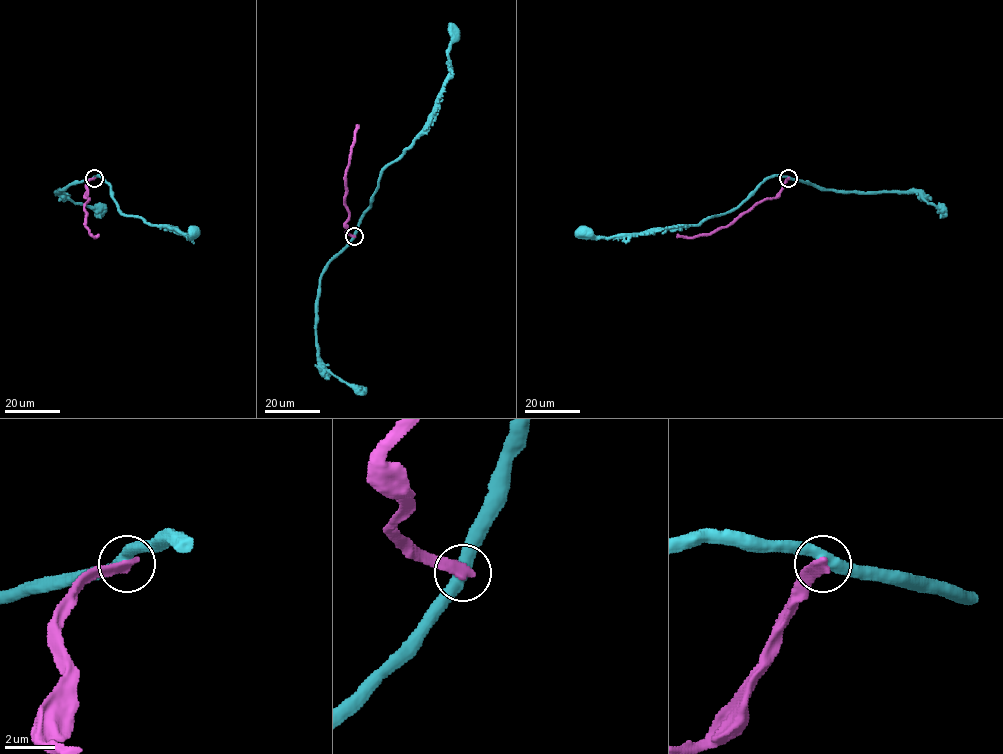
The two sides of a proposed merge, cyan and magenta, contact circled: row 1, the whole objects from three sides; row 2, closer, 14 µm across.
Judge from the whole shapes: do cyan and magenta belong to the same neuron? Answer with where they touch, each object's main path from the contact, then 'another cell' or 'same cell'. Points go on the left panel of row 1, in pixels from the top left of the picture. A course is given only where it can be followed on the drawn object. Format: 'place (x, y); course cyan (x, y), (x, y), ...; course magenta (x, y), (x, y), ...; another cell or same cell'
place (94, 178); course cyan (94, 178), (99, 176), (110, 186), (121, 213), (187, 237), (195, 230); course magenta (94, 178), (86, 185), (86, 226), (94, 237), (99, 234); another cell

